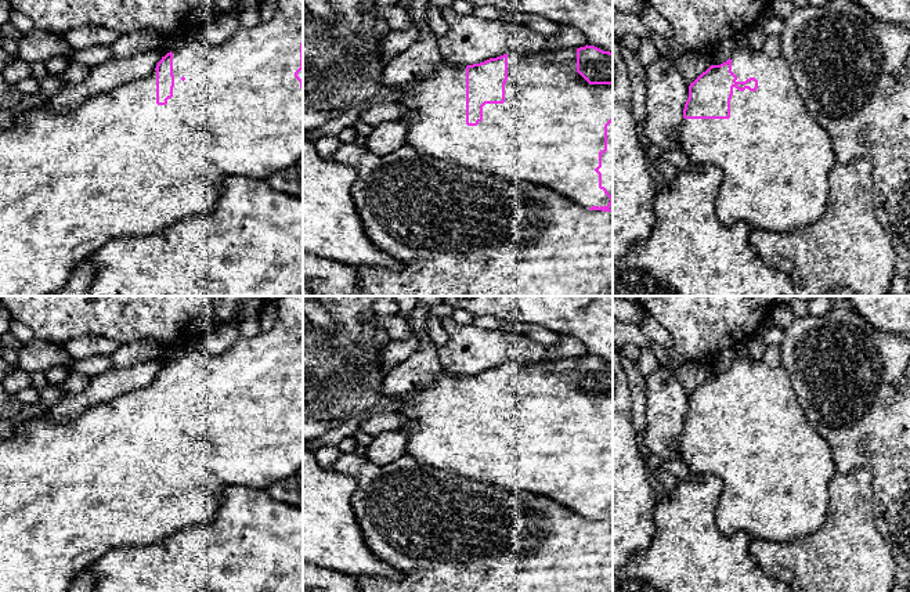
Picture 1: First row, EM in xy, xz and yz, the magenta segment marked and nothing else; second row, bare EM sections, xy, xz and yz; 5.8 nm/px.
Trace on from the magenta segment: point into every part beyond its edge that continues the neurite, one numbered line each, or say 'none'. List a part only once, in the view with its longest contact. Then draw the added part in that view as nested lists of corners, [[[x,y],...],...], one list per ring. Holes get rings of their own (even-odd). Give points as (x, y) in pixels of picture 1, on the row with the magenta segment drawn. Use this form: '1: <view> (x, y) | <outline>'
1: xz (549, 130) | [[[566,48],[556,53],[544,51],[539,54],[530,54],[523,51],[508,53],[508,80],[505,83],[505,102],[503,104],[485,104],[483,107],[483,120],[477,126],[466,124],[466,65],[456,65],[443,62],[429,79],[415,80],[402,87],[391,87],[402,90],[404,94],[396,102],[409,109],[407,116],[401,120],[407,124],[408,133],[405,141],[422,154],[454,162],[470,170],[487,173],[509,181],[523,180],[556,191],[559,195],[566,196],[577,205],[589,209],[592,206],[607,206],[610,198],[599,188],[599,174],[595,169],[599,166],[599,152],[604,149],[604,124],[613,118],[613,84],[589,84],[577,72],[577,48]]]

